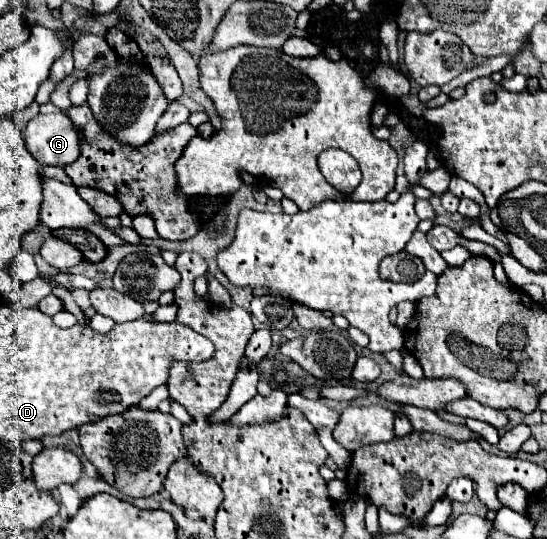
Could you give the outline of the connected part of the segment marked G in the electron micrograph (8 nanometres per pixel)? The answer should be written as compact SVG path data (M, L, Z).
M67 113L37 115L27 123L25 141L29 153L41 165L71 165L81 155L81 139Z

